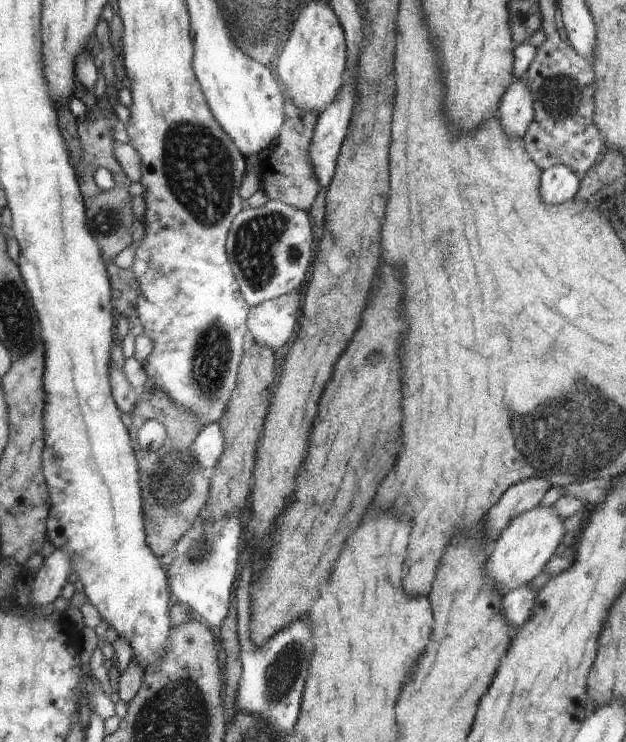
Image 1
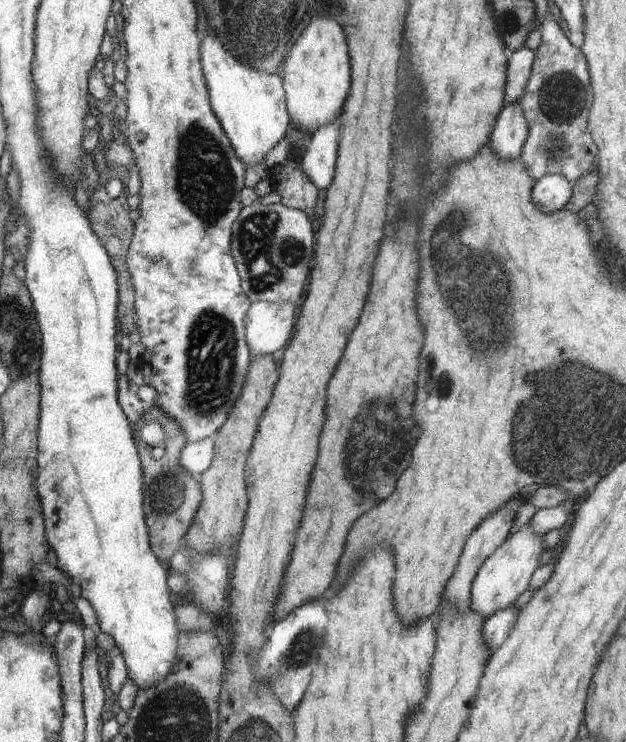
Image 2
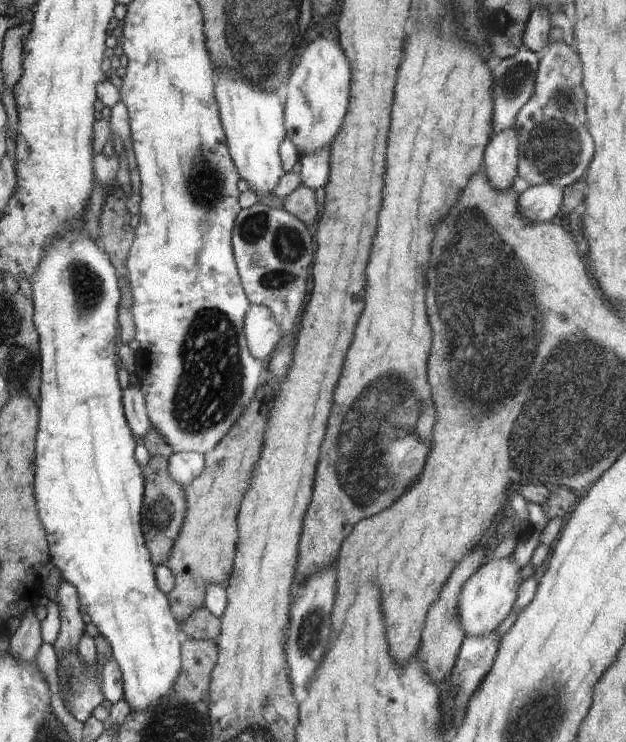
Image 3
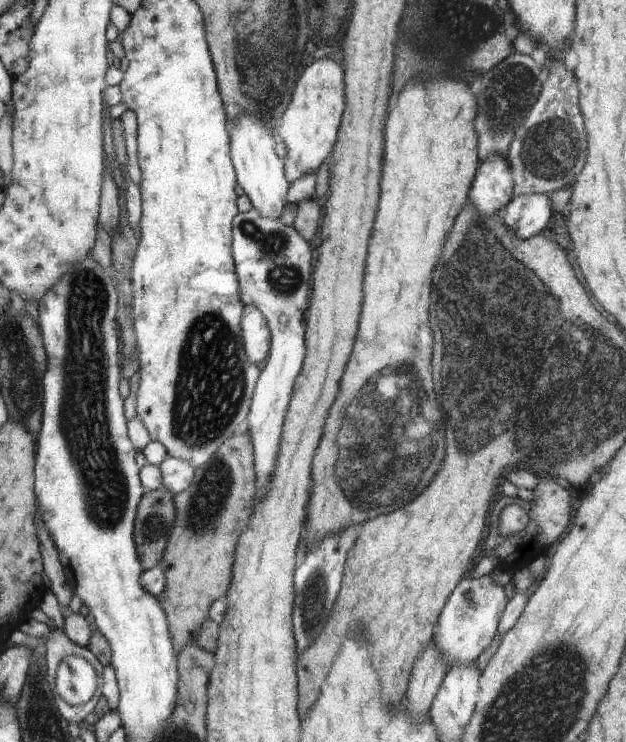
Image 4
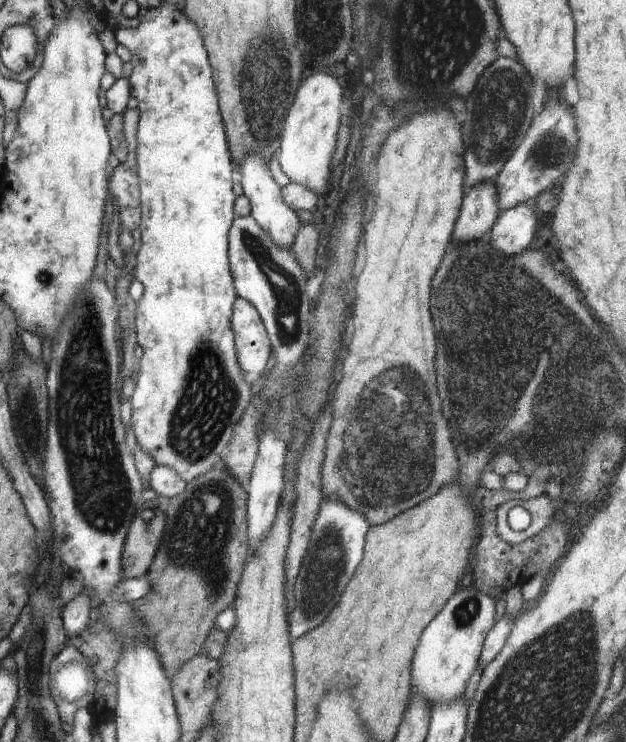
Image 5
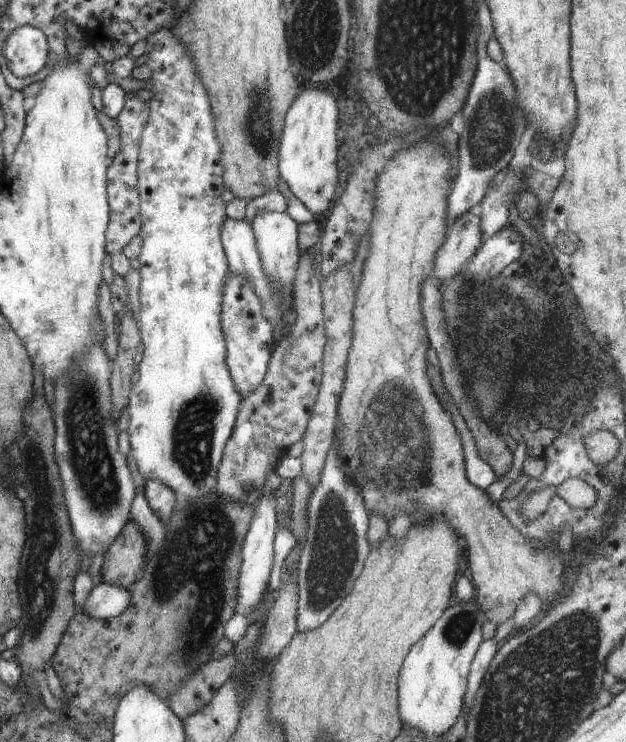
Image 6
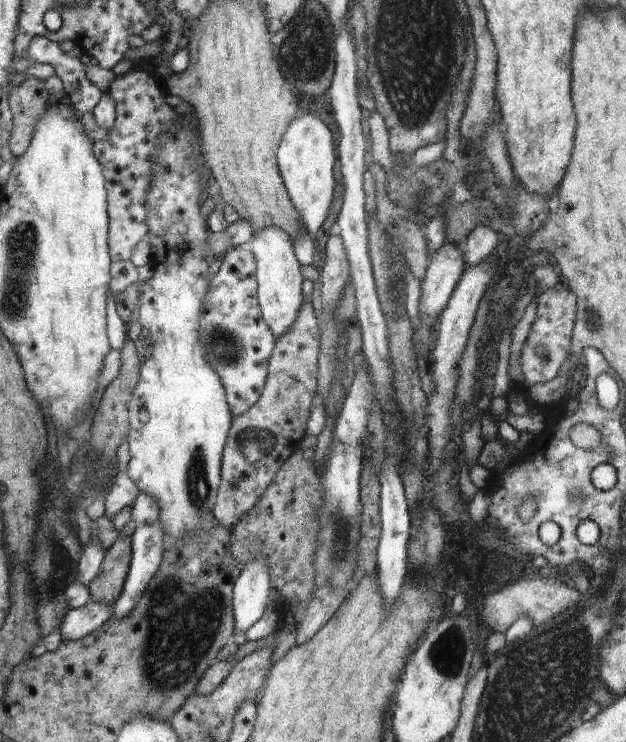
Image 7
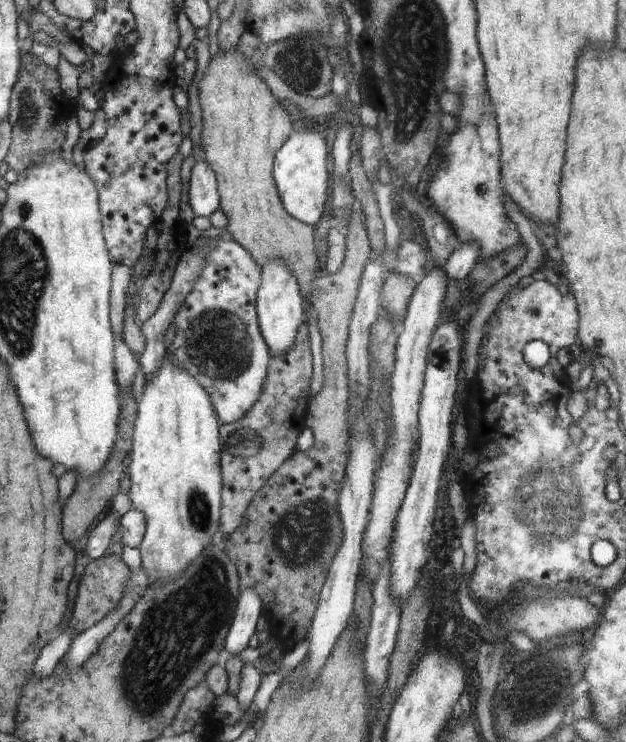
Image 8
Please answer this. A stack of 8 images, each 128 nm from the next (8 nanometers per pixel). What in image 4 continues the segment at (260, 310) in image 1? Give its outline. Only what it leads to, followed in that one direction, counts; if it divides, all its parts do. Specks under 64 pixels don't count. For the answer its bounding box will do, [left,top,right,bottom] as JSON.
[240,305,270,366]

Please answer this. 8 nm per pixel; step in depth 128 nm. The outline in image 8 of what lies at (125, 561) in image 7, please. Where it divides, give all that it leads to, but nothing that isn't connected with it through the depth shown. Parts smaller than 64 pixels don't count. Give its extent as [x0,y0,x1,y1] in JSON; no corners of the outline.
[71,554,131,635]

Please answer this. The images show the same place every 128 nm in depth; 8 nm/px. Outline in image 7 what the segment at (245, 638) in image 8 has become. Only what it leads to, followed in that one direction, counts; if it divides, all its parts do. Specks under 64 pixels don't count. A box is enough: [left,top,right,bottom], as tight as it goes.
[233,557,270,634]

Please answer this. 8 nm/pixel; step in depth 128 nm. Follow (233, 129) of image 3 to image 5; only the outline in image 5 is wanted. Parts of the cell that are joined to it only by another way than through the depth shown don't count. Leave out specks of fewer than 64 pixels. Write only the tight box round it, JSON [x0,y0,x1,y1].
[236,155,301,249]

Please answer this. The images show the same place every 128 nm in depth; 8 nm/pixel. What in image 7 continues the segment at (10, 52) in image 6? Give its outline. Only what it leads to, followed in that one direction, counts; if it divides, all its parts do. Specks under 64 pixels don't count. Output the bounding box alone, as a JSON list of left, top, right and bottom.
[28,37,103,114]

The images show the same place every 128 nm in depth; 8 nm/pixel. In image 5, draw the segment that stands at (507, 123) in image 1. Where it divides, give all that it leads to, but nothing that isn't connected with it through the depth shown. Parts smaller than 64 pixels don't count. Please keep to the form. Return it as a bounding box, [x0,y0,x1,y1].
[452,183,498,244]

